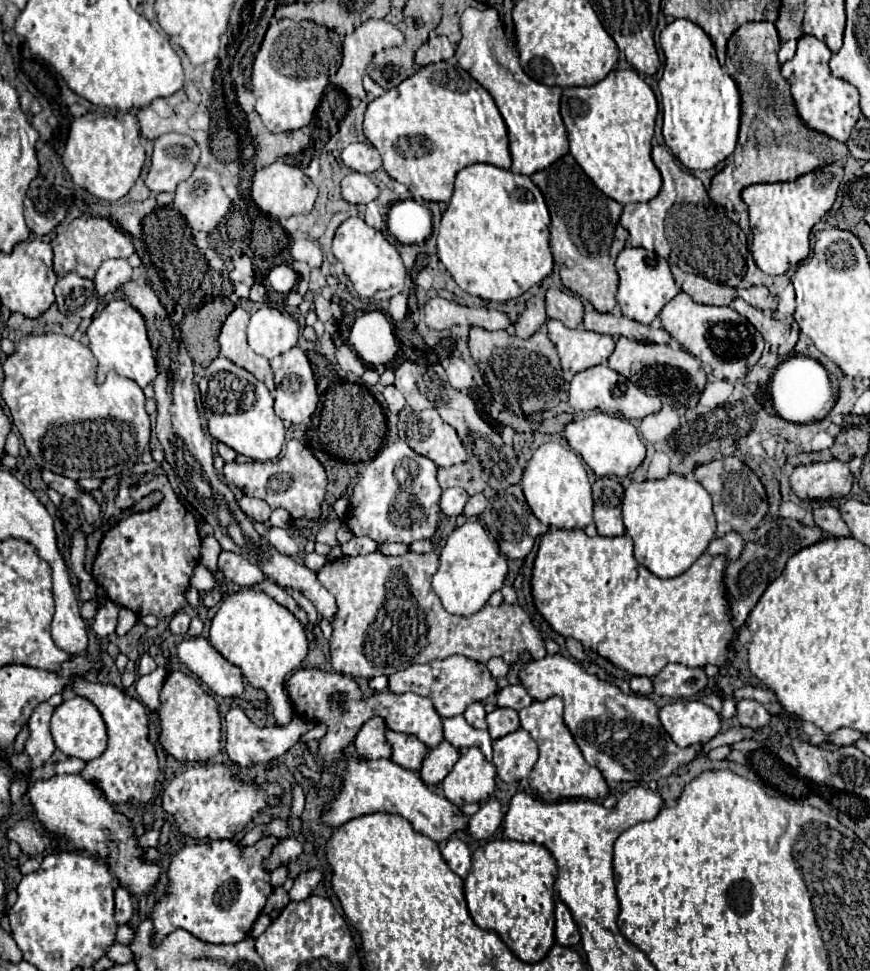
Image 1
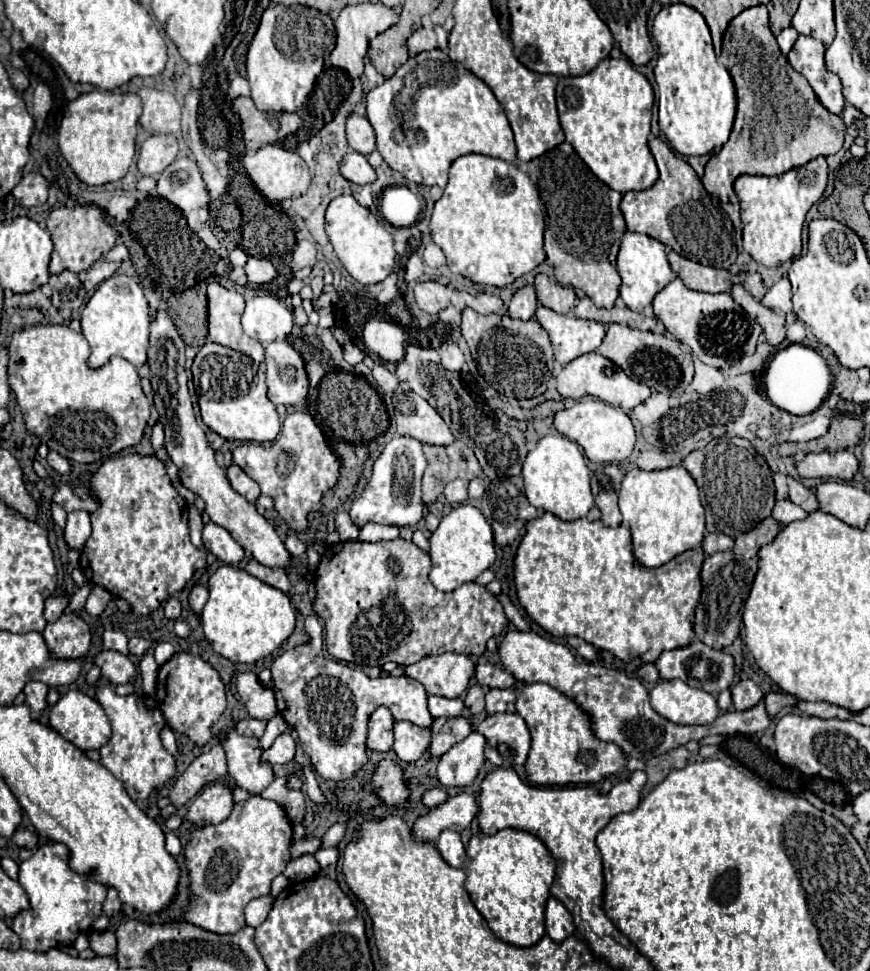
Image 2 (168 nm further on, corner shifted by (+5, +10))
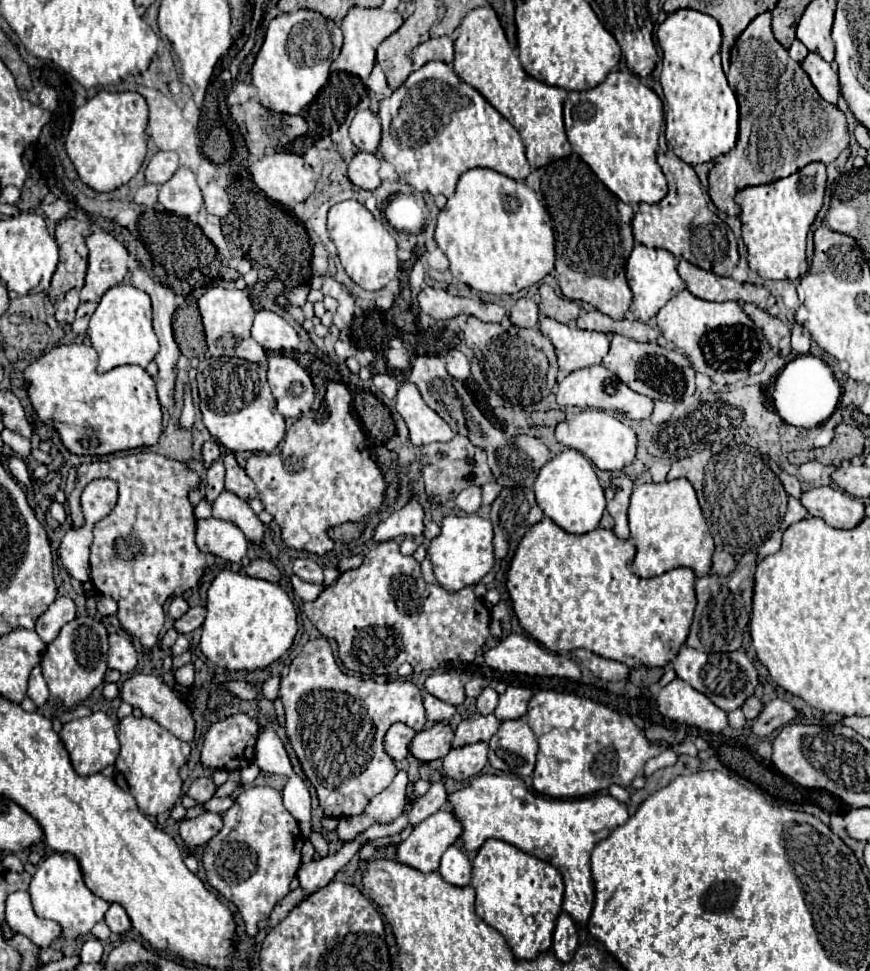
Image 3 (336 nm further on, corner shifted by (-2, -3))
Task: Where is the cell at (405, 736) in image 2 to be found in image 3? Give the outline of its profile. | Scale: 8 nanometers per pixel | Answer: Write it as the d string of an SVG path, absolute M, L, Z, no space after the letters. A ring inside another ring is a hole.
M437 722L435 726L421 730L409 744L409 752L421 762L433 762L443 758L451 750L451 740L455 730L447 722Z

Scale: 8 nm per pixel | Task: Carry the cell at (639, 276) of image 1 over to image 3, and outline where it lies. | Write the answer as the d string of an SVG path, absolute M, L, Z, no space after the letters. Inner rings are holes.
M635 242L635 248L627 262L627 282L633 292L631 312L635 314L637 320L643 320L643 322L653 318L677 292L687 288L687 284L677 274L677 258L671 252L661 248L649 248L639 242Z

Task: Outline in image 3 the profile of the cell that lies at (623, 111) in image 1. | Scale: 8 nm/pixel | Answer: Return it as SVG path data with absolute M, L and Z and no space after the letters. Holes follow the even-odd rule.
M611 72L603 84L585 90L585 92L569 92L563 106L565 130L575 154L579 154L589 168L597 174L597 178L625 204L657 204L667 194L667 180L661 172L661 166L655 160L657 138L663 124L663 104L659 96L639 82L639 78L631 72Z

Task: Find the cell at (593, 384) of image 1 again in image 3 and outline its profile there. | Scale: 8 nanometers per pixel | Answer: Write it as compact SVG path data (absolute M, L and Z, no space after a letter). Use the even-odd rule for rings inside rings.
M589 366L583 370L575 370L567 374L557 388L557 404L561 408L565 406L579 406L579 408L595 408L605 412L621 412L629 420L643 420L649 418L653 412L653 400L633 392L627 384L623 384L613 372L609 372L605 366Z

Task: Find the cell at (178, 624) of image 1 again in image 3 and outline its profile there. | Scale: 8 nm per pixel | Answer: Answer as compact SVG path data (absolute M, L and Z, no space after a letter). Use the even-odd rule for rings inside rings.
M175 596L175 598L171 600L171 604L169 604L169 616L171 616L173 620L181 618L187 610L189 610L189 606L187 606L187 602L185 602L181 596Z

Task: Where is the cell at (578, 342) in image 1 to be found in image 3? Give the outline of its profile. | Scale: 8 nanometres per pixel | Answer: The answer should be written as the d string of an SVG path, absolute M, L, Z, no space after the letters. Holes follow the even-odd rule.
M539 316L539 330L551 340L559 358L559 370L573 372L601 364L609 352L609 338L603 332L589 332Z

